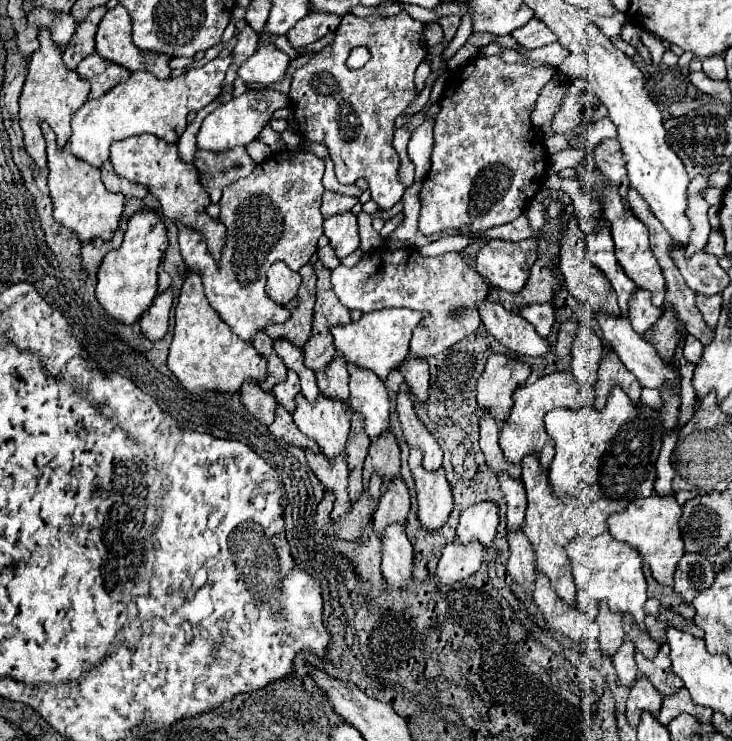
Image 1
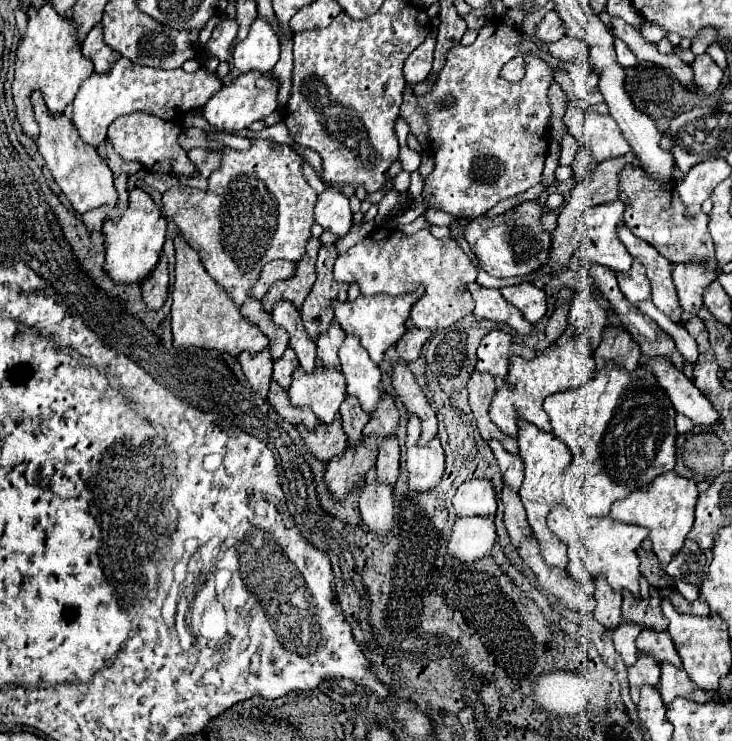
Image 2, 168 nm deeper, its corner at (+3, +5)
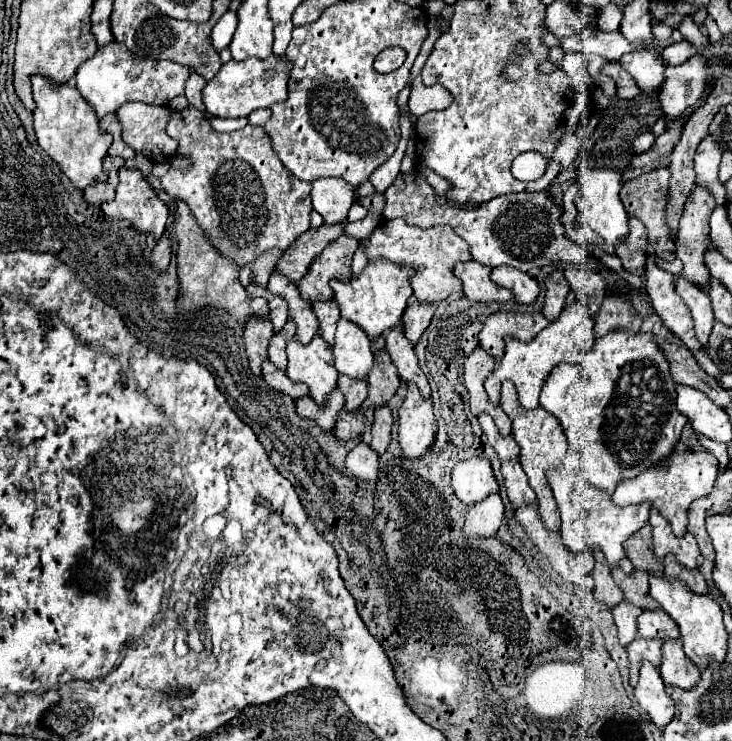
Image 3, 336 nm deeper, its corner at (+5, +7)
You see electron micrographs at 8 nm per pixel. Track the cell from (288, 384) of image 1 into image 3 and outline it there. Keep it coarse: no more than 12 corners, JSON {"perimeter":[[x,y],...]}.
{"perimeter":[[295,323],[271,337],[269,361],[281,371],[287,369],[285,347],[295,335]]}

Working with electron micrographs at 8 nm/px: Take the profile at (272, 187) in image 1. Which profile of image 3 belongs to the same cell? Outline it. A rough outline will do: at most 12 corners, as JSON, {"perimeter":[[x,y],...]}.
{"perimeter":[[171,115],[161,187],[237,267],[309,229],[311,183],[263,127]]}

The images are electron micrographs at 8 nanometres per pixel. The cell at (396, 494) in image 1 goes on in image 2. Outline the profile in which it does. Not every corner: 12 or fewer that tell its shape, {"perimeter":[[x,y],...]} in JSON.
{"perimeter":[[397,435],[379,439],[377,481],[393,487],[399,475]]}

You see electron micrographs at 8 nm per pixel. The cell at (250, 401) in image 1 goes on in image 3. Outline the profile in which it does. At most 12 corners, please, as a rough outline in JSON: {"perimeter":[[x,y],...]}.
{"perimeter":[[269,319],[245,325],[243,345],[251,371],[261,377],[261,363],[273,335]]}

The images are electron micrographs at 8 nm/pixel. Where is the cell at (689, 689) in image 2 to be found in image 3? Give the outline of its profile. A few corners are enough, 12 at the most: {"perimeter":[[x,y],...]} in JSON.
{"perimeter":[[681,641],[663,645],[665,685],[693,689],[701,671],[687,661]]}

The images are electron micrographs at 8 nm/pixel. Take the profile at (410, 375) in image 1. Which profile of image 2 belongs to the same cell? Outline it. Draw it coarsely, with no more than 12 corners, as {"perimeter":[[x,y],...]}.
{"perimeter":[[409,327],[397,341],[399,357],[415,361],[431,331]]}

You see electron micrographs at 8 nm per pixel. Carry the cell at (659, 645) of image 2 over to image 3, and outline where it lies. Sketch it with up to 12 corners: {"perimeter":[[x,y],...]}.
{"perimeter":[[643,611],[637,619],[643,639],[679,639],[665,611]]}

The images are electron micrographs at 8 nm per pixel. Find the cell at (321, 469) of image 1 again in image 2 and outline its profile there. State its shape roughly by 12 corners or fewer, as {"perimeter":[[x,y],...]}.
{"perimeter":[[339,417],[313,431],[297,427],[307,449],[327,463],[345,451]]}

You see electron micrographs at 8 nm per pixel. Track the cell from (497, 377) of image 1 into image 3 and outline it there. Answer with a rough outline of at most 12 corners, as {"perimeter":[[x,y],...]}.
{"perimeter":[[493,313],[479,345],[501,361],[505,337],[529,343],[549,323],[541,313]]}

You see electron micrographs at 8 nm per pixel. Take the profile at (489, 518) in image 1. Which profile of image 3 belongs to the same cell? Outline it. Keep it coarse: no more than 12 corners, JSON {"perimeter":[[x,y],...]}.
{"perimeter":[[489,459],[453,467],[451,489],[465,505],[497,493]]}

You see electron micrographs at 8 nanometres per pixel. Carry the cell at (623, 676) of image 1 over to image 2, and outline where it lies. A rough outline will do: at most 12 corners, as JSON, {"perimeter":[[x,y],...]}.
{"perimeter":[[621,623],[611,631],[625,665],[637,661],[637,623]]}

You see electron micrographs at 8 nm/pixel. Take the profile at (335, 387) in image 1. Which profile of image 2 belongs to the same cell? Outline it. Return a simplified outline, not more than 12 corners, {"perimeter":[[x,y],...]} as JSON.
{"perimeter":[[331,323],[317,339],[317,359],[339,369],[339,351],[345,331]]}

